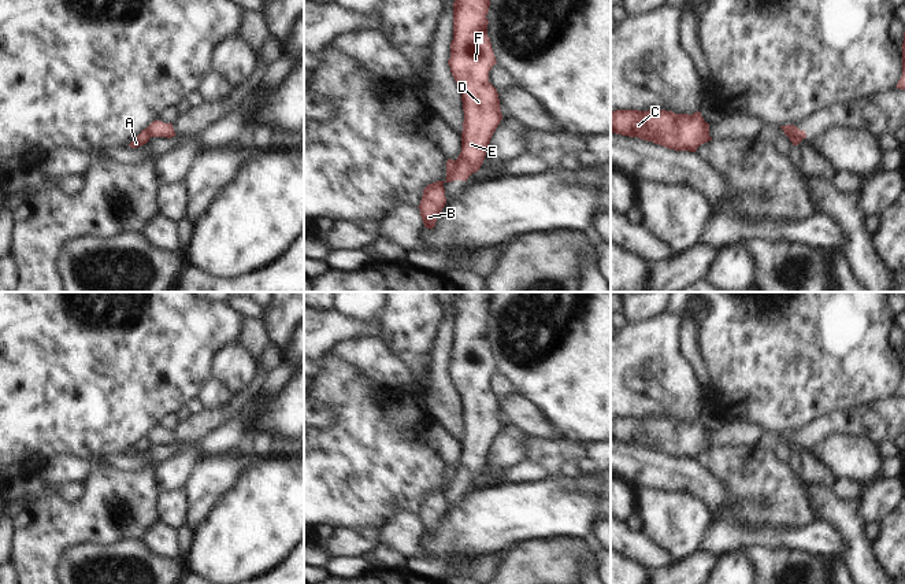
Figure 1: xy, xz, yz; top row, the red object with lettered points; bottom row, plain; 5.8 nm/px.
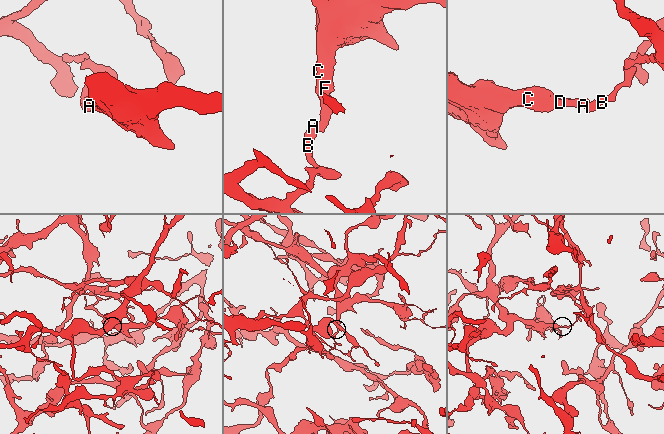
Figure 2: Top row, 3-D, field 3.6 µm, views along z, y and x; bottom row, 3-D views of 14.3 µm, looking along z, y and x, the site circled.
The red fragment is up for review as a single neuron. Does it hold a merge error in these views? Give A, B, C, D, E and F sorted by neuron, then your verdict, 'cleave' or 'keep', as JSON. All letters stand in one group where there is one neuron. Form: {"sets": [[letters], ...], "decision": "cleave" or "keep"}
{"sets": [["A", "B"], ["C", "D", "E", "F"]], "decision": "cleave"}

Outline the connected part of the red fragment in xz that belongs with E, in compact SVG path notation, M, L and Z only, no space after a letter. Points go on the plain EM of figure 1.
M459 292L453 310L453 347L450 350L450 365L448 372L450 380L461 398L464 429L461 439L461 459L456 466L456 476L460 488L467 488L472 480L476 480L486 463L490 446L502 426L497 396L489 389L489 378L497 370L490 345L487 343L489 328L486 325L490 314L493 292Z

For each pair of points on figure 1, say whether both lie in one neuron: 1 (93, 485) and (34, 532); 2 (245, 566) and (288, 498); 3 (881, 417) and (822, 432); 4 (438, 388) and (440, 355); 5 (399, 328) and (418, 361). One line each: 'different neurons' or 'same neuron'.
1: same neuron
2: same neuron
3: same neuron
4: same neuron
5: same neuron

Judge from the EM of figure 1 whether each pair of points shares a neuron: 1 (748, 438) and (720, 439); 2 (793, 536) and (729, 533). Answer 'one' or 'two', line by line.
1: one
2: one

